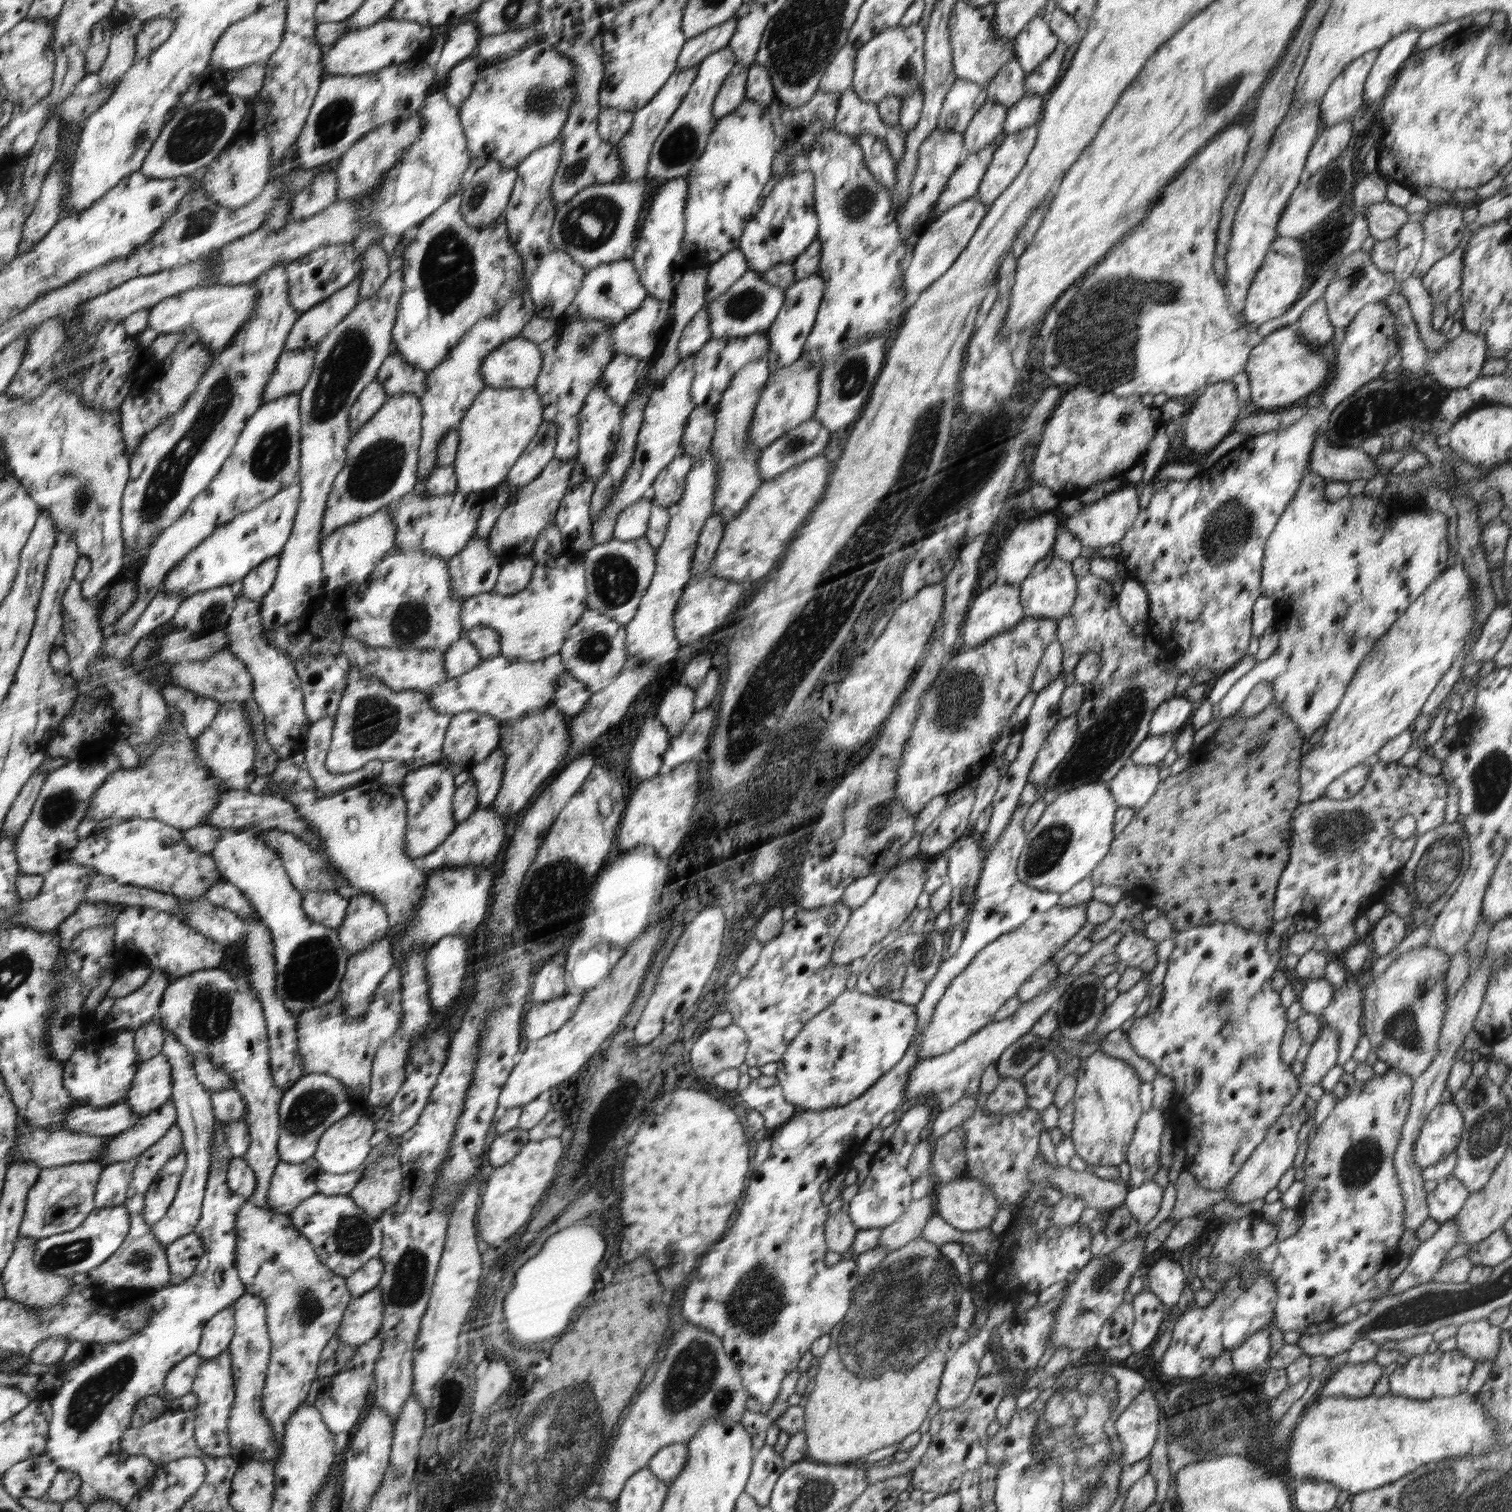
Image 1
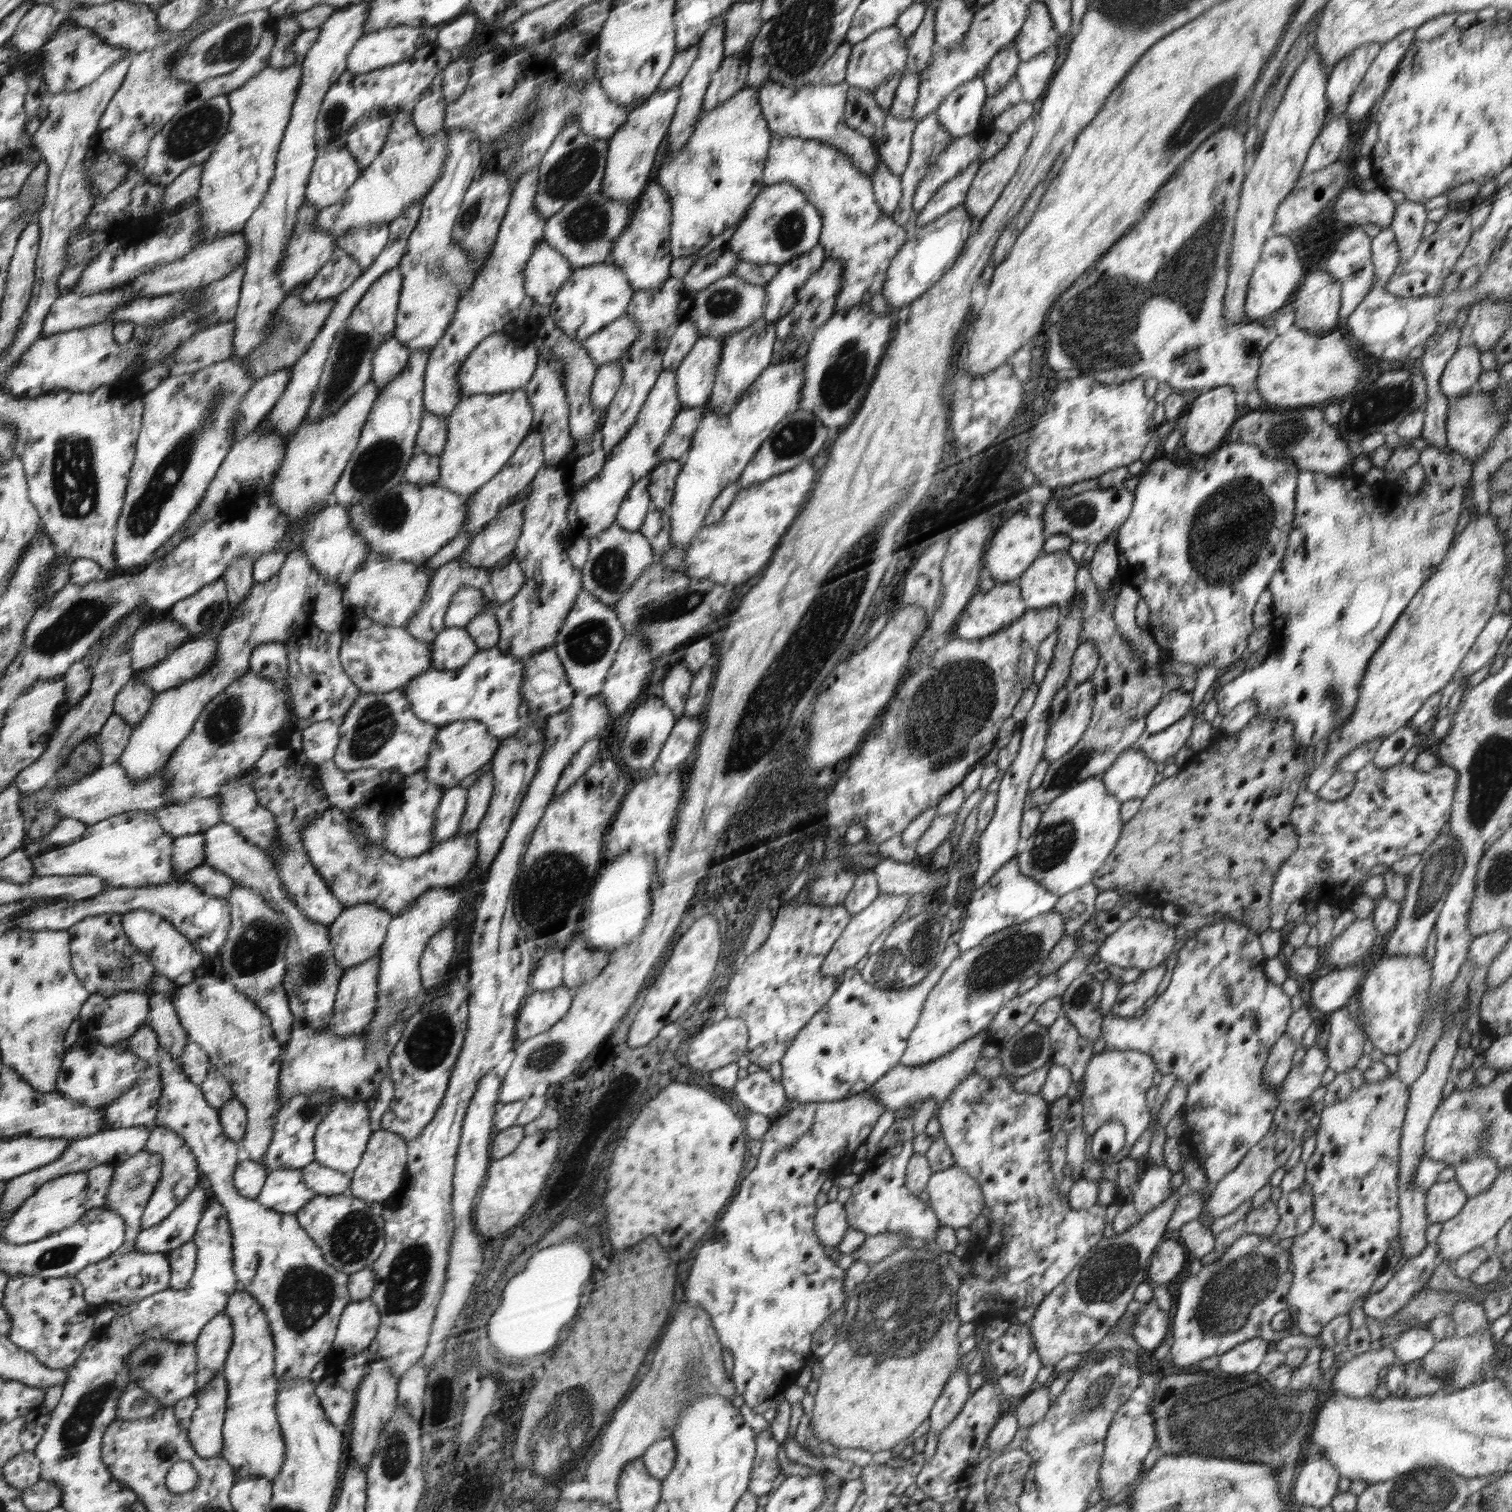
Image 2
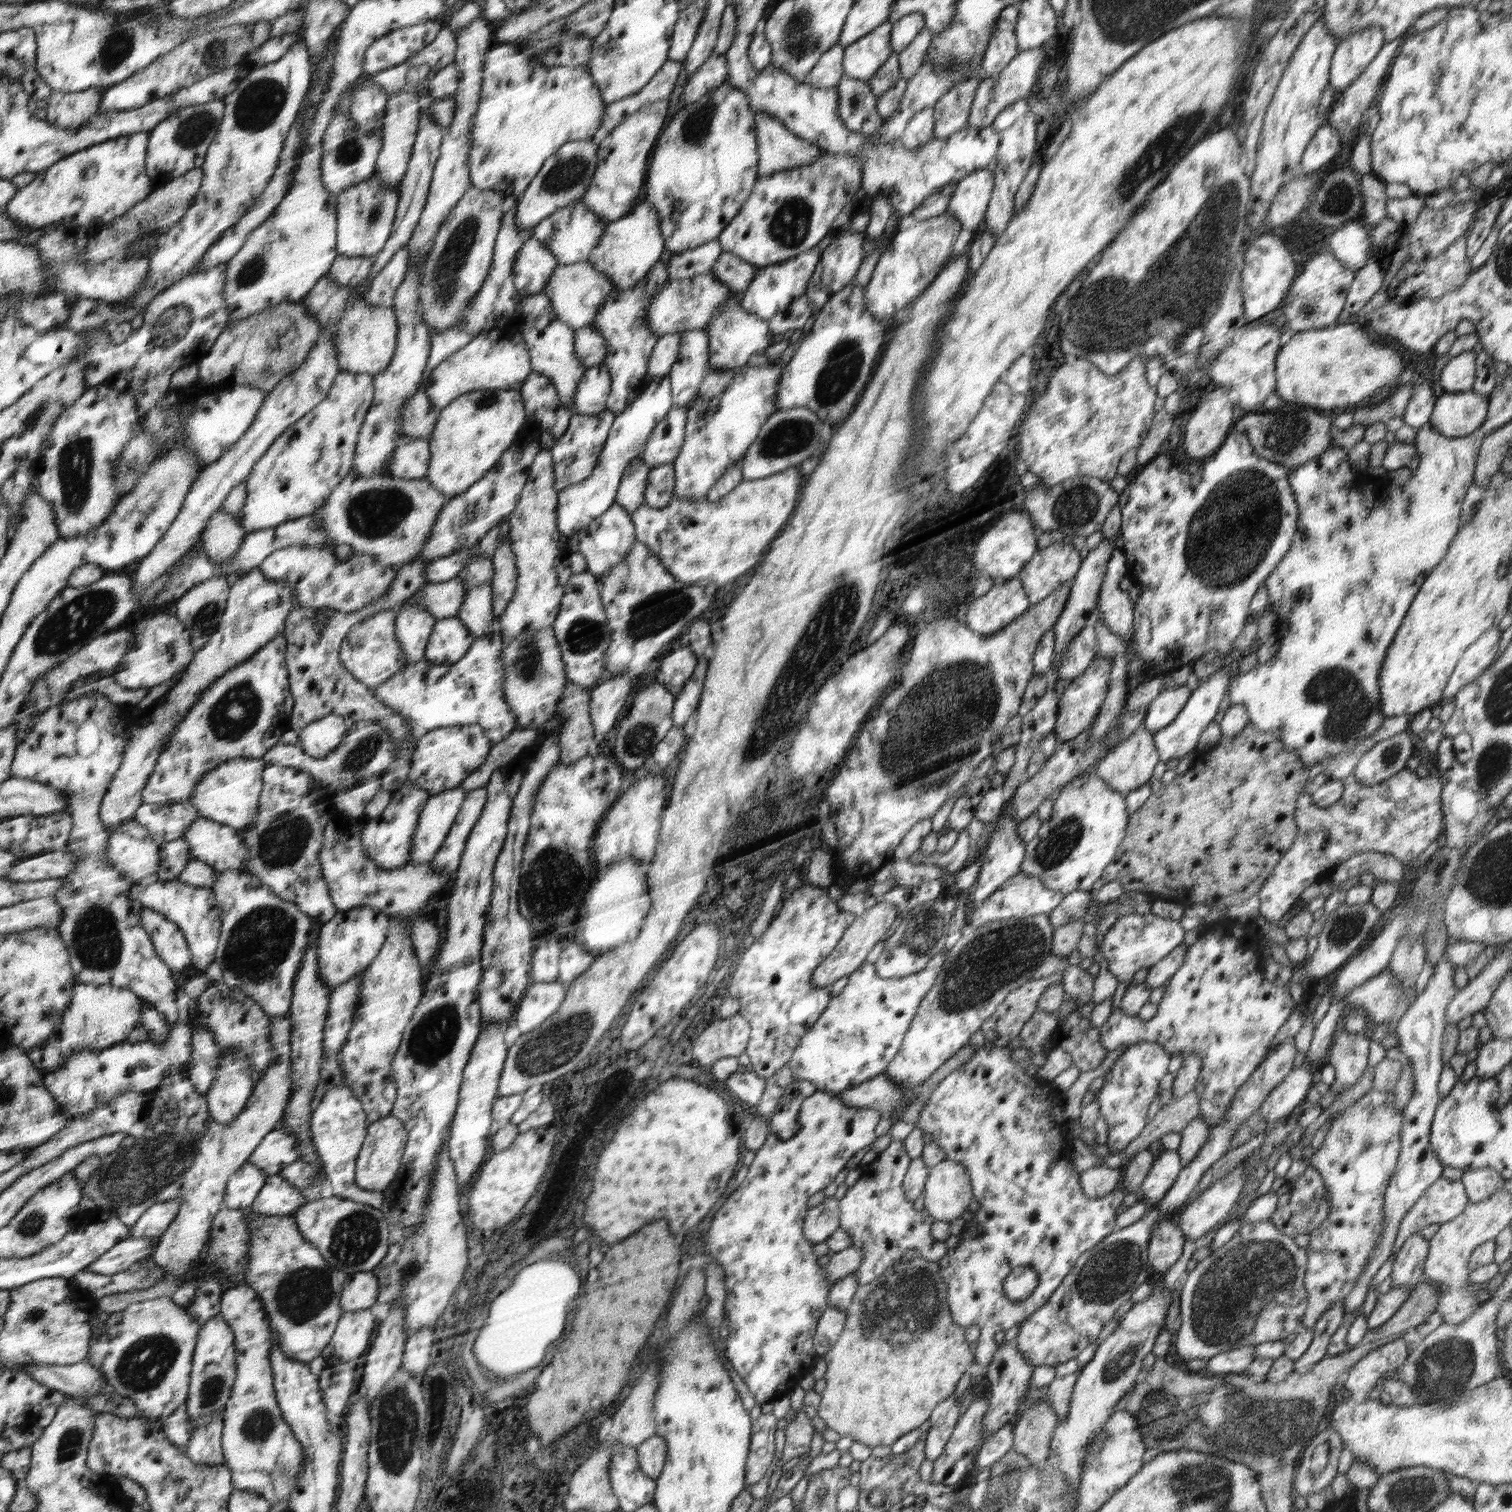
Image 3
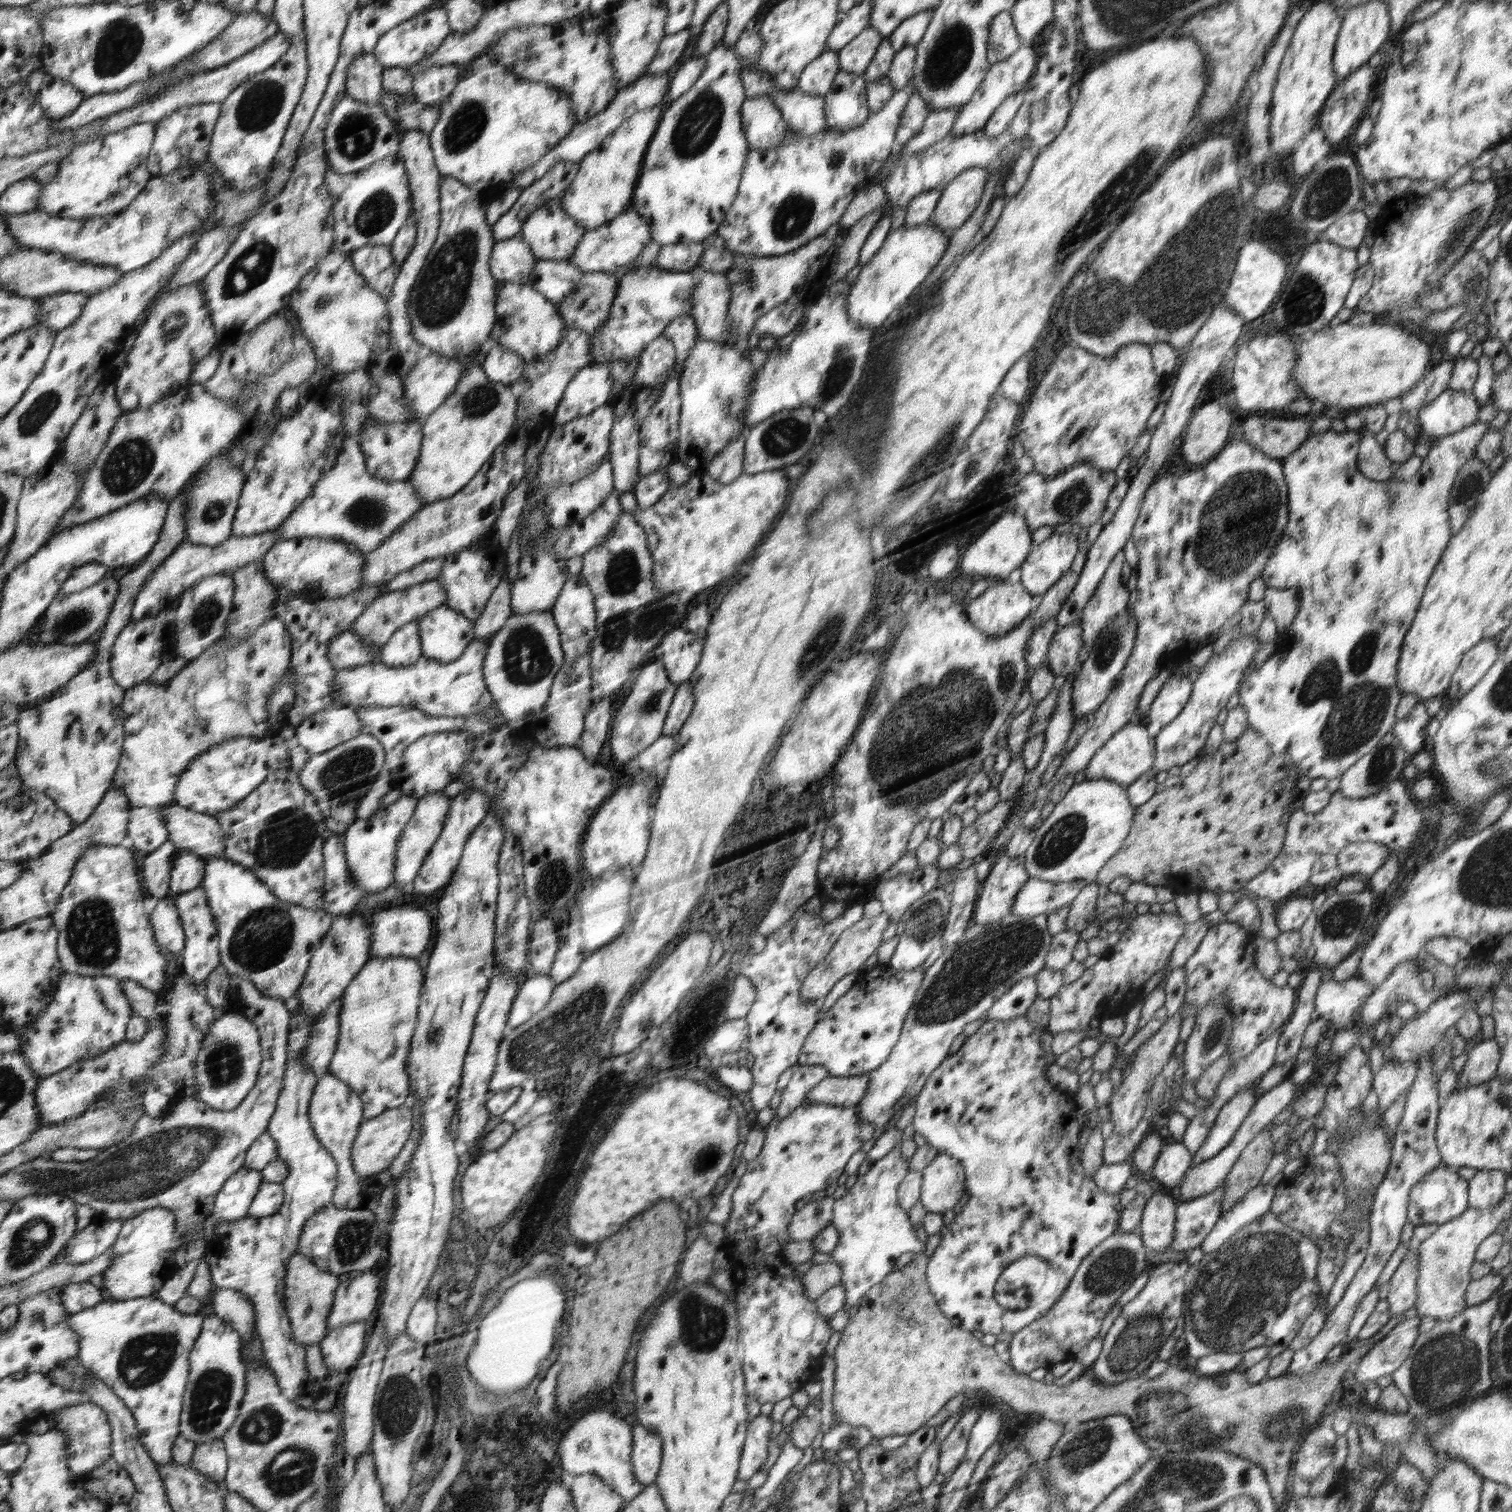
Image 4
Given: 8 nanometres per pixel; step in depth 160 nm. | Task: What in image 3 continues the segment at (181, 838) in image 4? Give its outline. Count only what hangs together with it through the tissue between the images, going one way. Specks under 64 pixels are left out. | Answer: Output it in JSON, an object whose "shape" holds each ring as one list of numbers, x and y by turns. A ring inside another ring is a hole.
{"shape":[[199,816,182,838,189,844,193,858,211,866,217,873,244,870,249,850,237,830,214,819]]}

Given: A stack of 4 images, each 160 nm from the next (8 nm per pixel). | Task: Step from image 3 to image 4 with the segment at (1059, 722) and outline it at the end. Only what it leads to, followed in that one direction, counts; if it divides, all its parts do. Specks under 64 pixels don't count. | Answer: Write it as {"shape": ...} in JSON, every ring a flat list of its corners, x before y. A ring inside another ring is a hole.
{"shape":[[1127,607,1127,612,1119,614,1105,629,1102,629,1095,642,1089,646,1089,655,1082,662,1083,665,1075,676,1072,685,1072,705,1074,718,1084,718,1090,713,1096,713,1099,706,1115,687,1117,678,1124,668,1128,657,1133,651,1135,643,1135,630,1137,622,1131,614,1131,607]]}

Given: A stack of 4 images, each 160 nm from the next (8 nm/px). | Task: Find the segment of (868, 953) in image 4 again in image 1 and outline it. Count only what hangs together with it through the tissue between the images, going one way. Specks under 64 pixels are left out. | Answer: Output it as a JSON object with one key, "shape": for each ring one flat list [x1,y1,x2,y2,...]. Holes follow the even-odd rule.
{"shape":[[904,859,887,871,868,901,851,912,844,931,833,946,832,964,834,966,850,965,856,958,862,958,874,944,881,942,890,932,900,927,910,913,917,908,918,898,923,893,926,882,927,866,924,859]]}

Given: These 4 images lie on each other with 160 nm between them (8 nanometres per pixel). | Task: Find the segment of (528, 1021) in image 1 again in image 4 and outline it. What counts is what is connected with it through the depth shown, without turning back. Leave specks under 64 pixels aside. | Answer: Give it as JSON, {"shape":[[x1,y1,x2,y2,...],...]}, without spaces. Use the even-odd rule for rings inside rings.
{"shape":[[549,975,532,976,522,982,521,990,515,997,511,1012,509,1013,508,1027,505,1034,524,1025,541,1012,549,1004,553,996,556,984]]}

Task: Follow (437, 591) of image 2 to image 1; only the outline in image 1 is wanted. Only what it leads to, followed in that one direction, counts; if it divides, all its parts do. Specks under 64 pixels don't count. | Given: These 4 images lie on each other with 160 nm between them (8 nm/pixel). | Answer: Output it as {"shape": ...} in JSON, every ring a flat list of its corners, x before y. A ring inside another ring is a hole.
{"shape":[[476,537,447,562,453,593,468,598,495,591,503,561,490,552,487,538]]}

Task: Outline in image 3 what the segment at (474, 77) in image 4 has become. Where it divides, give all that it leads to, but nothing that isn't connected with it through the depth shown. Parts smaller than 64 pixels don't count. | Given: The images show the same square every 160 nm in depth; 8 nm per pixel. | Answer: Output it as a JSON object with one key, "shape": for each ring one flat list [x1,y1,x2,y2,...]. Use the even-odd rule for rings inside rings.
{"shape":[[499,43,493,44,485,54,481,100,471,130,469,166,472,186,482,189,493,188,495,191,502,191,506,197,519,198,540,172,546,160,562,145,568,141,590,139,597,134,607,104,586,68,556,66,546,70,534,56,518,50,518,43]]}

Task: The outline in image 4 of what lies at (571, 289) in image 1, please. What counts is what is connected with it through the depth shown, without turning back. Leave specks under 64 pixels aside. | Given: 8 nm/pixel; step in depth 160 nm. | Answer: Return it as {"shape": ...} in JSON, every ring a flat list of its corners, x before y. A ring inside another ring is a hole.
{"shape":[[521,234,497,241,491,254,490,268,498,282,510,281,527,284,537,258]]}

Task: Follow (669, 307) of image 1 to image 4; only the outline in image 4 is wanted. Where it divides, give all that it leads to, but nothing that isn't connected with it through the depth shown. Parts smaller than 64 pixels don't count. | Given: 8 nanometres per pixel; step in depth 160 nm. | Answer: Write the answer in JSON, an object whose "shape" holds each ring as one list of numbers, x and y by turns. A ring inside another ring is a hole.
{"shape":[[567,327,565,338,559,348,545,354,540,360,525,363,524,372,518,380,522,391,520,392,521,404,518,407,517,423,522,424,524,428,530,422,531,416,554,413,565,394,565,388,573,380,573,376,592,362,591,336,579,328]]}

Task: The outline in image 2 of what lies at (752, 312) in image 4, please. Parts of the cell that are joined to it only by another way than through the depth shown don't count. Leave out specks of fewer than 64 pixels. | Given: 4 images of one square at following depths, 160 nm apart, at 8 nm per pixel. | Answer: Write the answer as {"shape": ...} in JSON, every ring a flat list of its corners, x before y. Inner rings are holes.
{"shape":[[818,243,806,254,792,257,781,265,776,276,765,286,766,302,763,318,766,322,776,322,794,306,796,293,824,264,826,258,823,246]]}

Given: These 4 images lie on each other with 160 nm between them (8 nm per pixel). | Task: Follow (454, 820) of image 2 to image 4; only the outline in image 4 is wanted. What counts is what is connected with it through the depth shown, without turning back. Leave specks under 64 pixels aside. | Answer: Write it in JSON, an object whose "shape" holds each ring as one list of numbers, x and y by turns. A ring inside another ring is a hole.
{"shape":[[442,792,424,795,418,799,414,814,410,817,406,828,400,833,396,845,395,867,393,868,394,886,412,892,413,881,416,880,421,866,443,832,447,814,451,808,451,799]]}

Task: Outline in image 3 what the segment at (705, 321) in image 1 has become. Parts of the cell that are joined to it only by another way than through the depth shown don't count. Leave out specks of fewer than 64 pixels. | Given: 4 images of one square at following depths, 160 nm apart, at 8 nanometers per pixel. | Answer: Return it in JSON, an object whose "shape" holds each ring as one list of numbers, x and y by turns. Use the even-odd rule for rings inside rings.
{"shape":[[680,333,665,334,659,337,648,361,650,378,663,377,669,374,673,365,678,361,681,345]]}

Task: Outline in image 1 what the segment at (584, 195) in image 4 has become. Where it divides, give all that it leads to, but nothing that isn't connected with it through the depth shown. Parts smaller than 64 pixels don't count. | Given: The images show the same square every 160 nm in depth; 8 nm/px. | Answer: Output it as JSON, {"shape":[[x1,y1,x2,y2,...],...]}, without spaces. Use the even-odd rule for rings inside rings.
{"shape":[[698,67,686,68,684,70,677,70,676,73,665,83,665,86,657,93,657,96,649,102,648,105,643,106,640,110,634,112,633,124,629,132,625,134,621,142,618,144,618,150,621,152,621,162,623,164,623,173,625,178,623,181,633,181,645,178,648,172,650,150,653,150,654,141,665,128,667,122,671,119,672,114,676,112,676,108,680,108,682,98,689,94,689,89,697,78]]}

